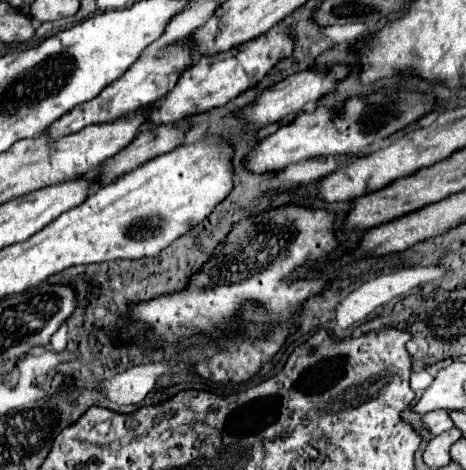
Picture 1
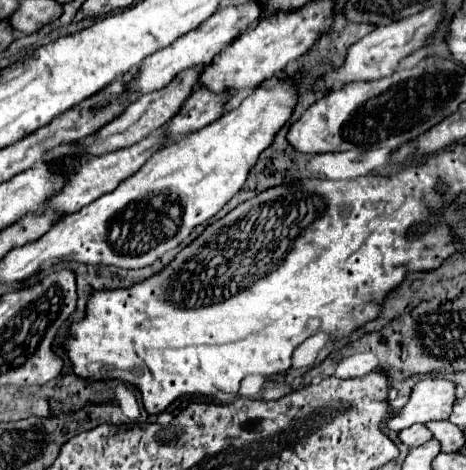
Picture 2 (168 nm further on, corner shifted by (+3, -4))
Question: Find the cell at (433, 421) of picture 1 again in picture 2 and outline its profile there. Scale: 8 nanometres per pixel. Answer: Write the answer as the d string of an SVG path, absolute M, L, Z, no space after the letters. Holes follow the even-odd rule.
M414 424L414 426L406 428L406 430L402 430L402 432L398 434L398 438L400 438L400 442L406 444L408 448L414 448L414 446L422 446L422 444L426 444L428 440L432 440L432 434L430 434L430 430L428 430L424 424Z

